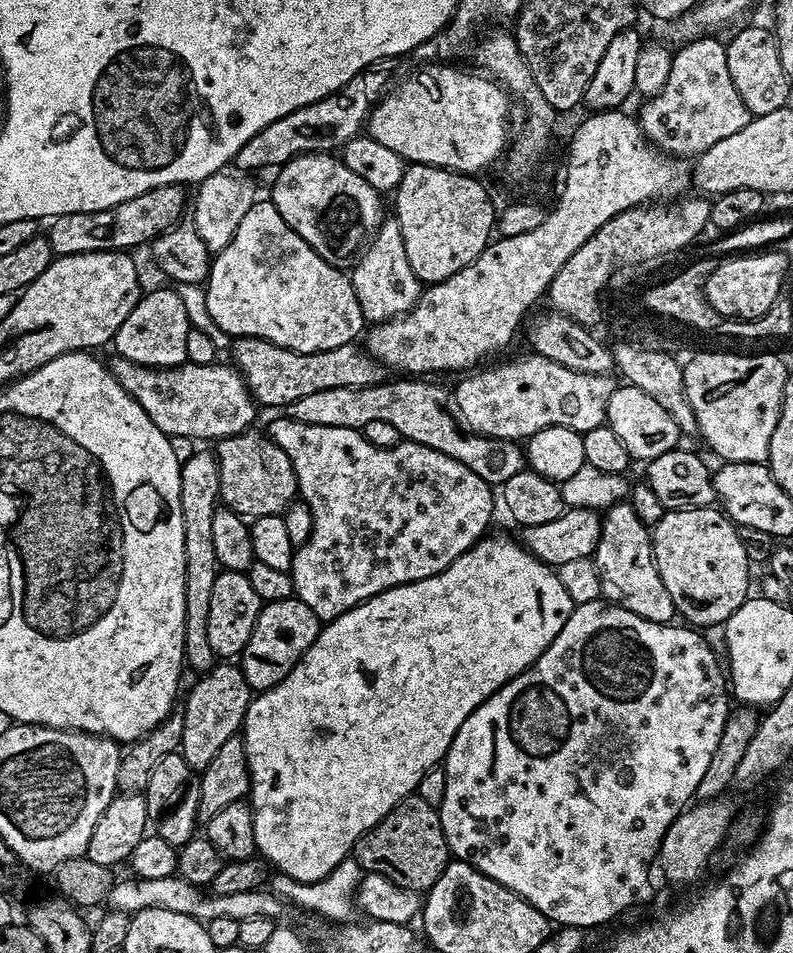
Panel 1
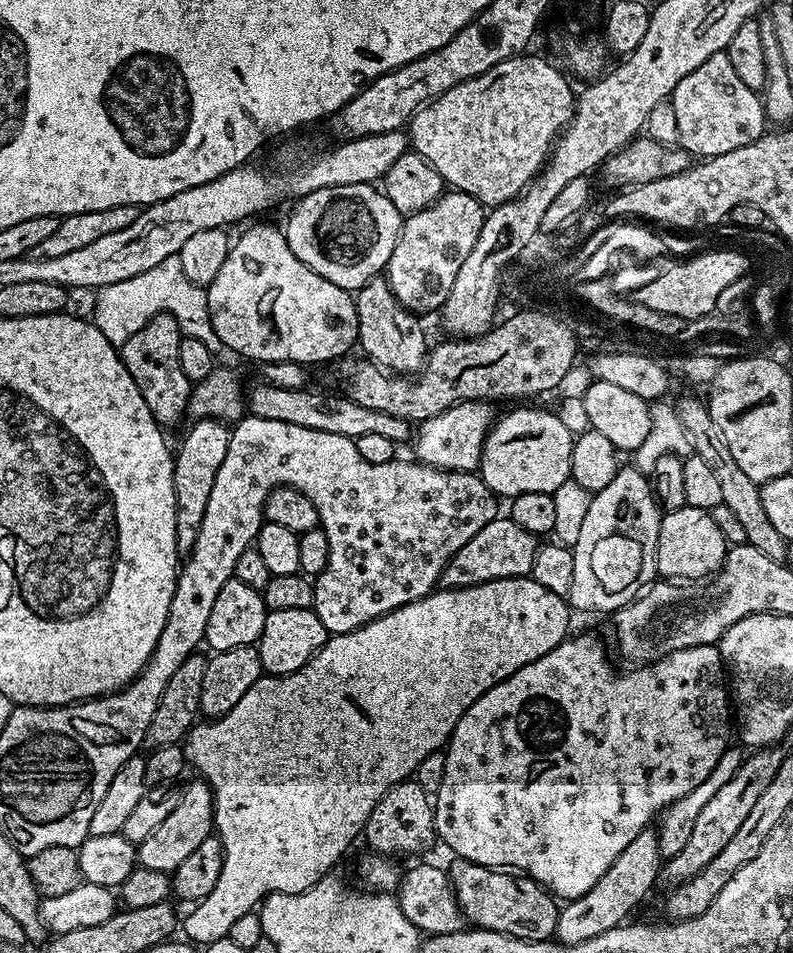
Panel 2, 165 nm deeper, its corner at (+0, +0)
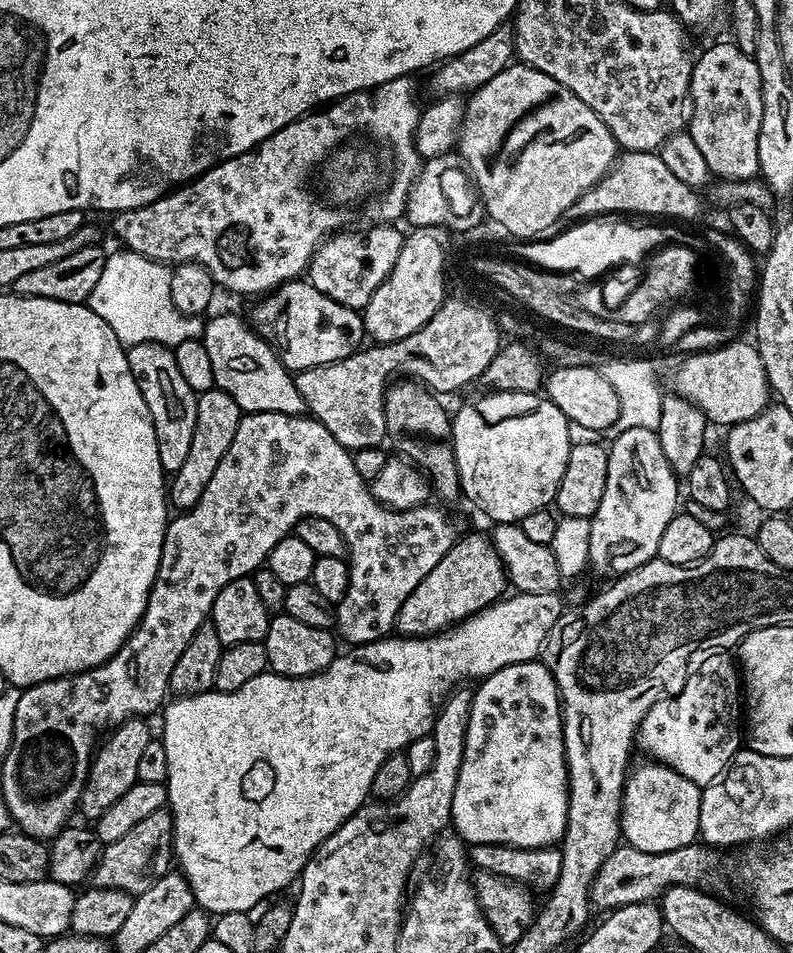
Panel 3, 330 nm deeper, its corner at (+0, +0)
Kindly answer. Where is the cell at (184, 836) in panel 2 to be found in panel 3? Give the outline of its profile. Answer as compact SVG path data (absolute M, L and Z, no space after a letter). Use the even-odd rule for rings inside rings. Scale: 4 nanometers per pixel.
M167 807L154 810L143 822L138 822L118 842L103 845L100 860L93 868L91 883L97 888L122 890L139 894L150 890L158 878L162 878L173 867L172 855L172 814Z

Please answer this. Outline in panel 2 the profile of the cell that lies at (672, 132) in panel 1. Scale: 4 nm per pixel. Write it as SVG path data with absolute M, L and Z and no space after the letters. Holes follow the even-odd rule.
M727 51L706 58L698 70L686 74L672 91L670 102L678 121L679 147L696 158L721 156L730 150L738 150L738 146L750 146L750 142L766 132L761 93L750 90L750 86L738 78Z

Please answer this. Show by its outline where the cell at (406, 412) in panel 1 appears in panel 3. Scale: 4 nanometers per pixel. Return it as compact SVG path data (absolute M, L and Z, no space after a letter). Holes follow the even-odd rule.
M224 312L221 316L210 319L204 325L202 337L206 351L210 353L210 362L214 366L214 382L216 387L230 394L234 402L238 402L241 413L273 412L274 414L290 414L291 416L303 416L306 409L302 394L298 394L293 373L280 360L279 354L273 350L271 344L255 331L247 319L235 316L232 312Z

